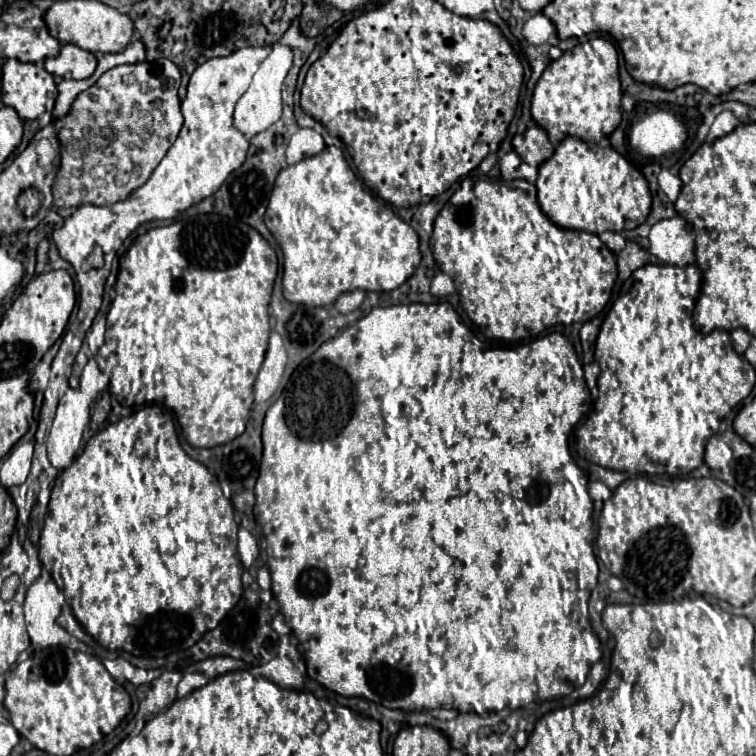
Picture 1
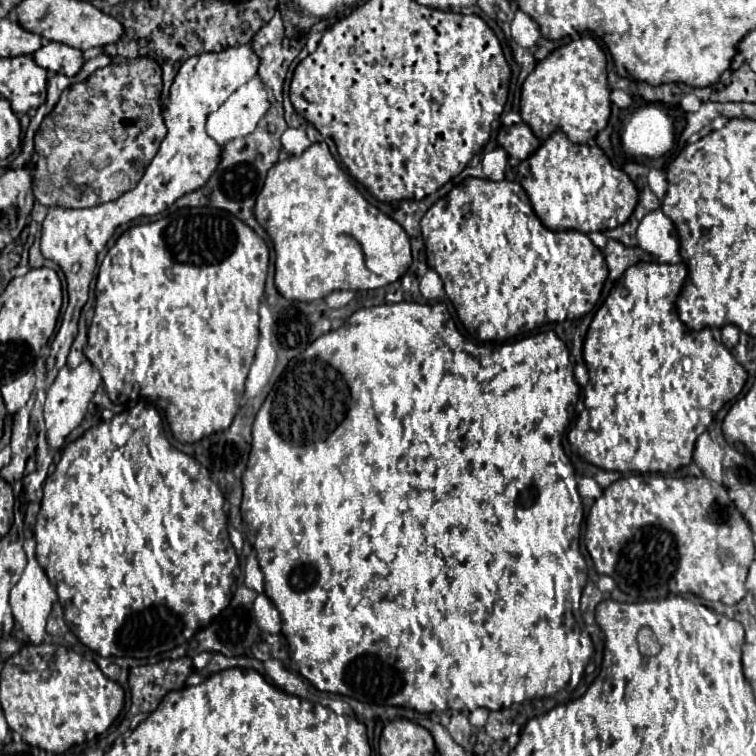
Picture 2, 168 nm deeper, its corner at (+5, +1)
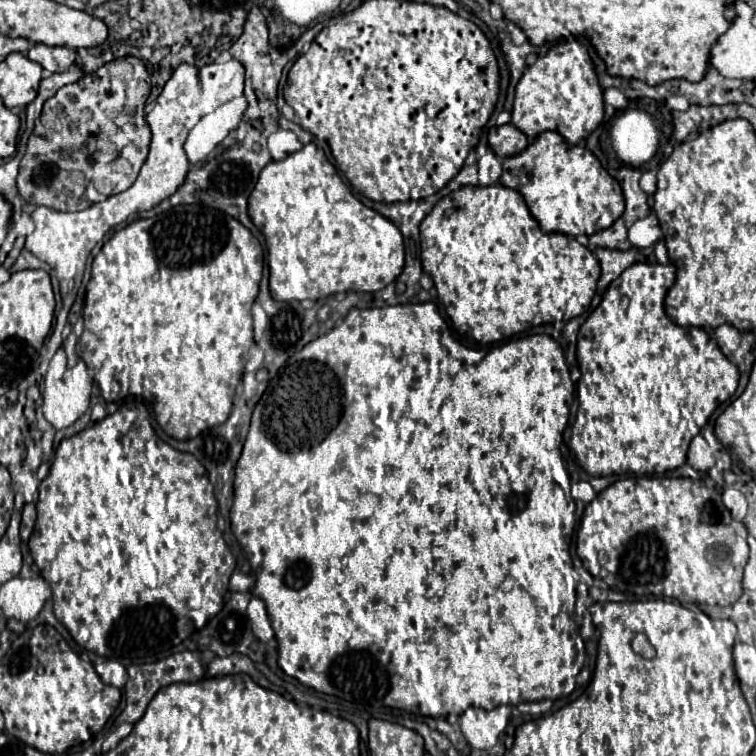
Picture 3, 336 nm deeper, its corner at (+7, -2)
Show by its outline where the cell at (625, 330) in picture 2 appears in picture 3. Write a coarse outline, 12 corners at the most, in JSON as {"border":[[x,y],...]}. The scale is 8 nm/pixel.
{"border":[[636,263],[578,331],[569,447],[662,475],[738,387]]}

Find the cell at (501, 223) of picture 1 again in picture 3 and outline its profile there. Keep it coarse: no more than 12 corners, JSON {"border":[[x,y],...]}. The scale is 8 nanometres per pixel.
{"border":[[466,185],[420,223],[422,269],[480,343],[567,322],[600,263],[522,195]]}

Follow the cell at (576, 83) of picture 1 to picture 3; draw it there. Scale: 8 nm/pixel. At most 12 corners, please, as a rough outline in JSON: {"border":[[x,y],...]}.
{"border":[[580,41],[550,47],[518,87],[512,123],[534,141],[586,139],[604,119]]}

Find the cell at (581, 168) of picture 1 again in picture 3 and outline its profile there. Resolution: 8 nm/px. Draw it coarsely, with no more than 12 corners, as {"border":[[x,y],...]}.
{"border":[[542,133],[504,159],[544,233],[592,235],[624,213],[584,145]]}

